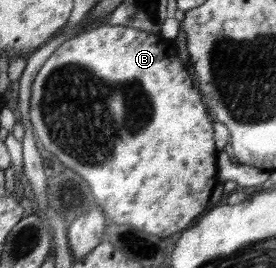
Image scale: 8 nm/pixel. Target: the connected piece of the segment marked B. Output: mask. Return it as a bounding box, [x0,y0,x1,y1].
[30,24,218,238]

